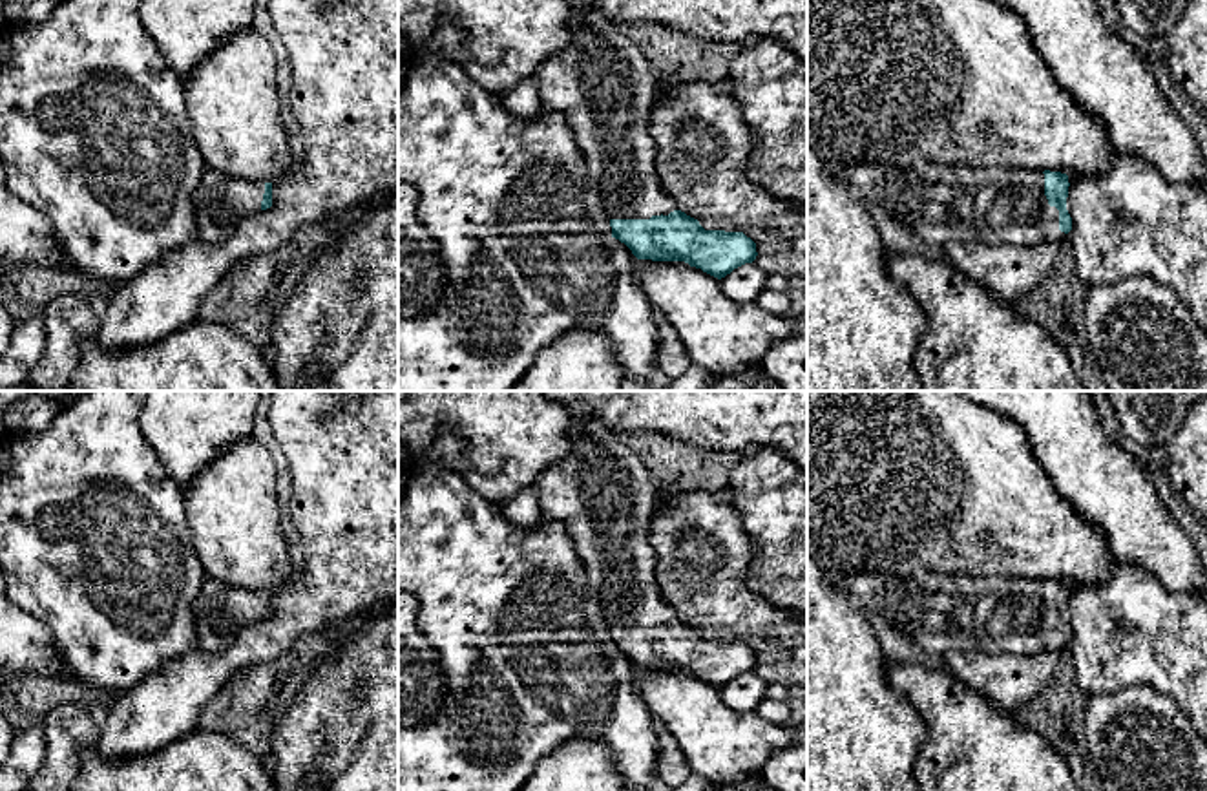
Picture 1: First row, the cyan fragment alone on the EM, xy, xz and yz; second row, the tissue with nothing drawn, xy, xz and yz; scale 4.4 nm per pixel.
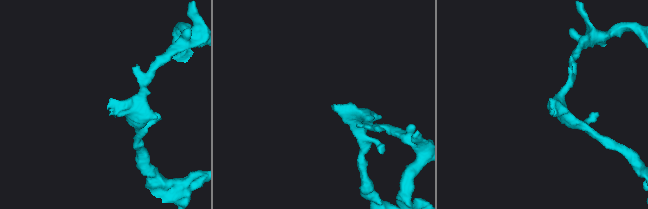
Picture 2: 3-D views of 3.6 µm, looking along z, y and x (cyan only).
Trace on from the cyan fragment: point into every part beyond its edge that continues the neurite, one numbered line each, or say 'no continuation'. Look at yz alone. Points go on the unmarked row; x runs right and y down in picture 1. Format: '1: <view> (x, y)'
1: yz (941, 612)

